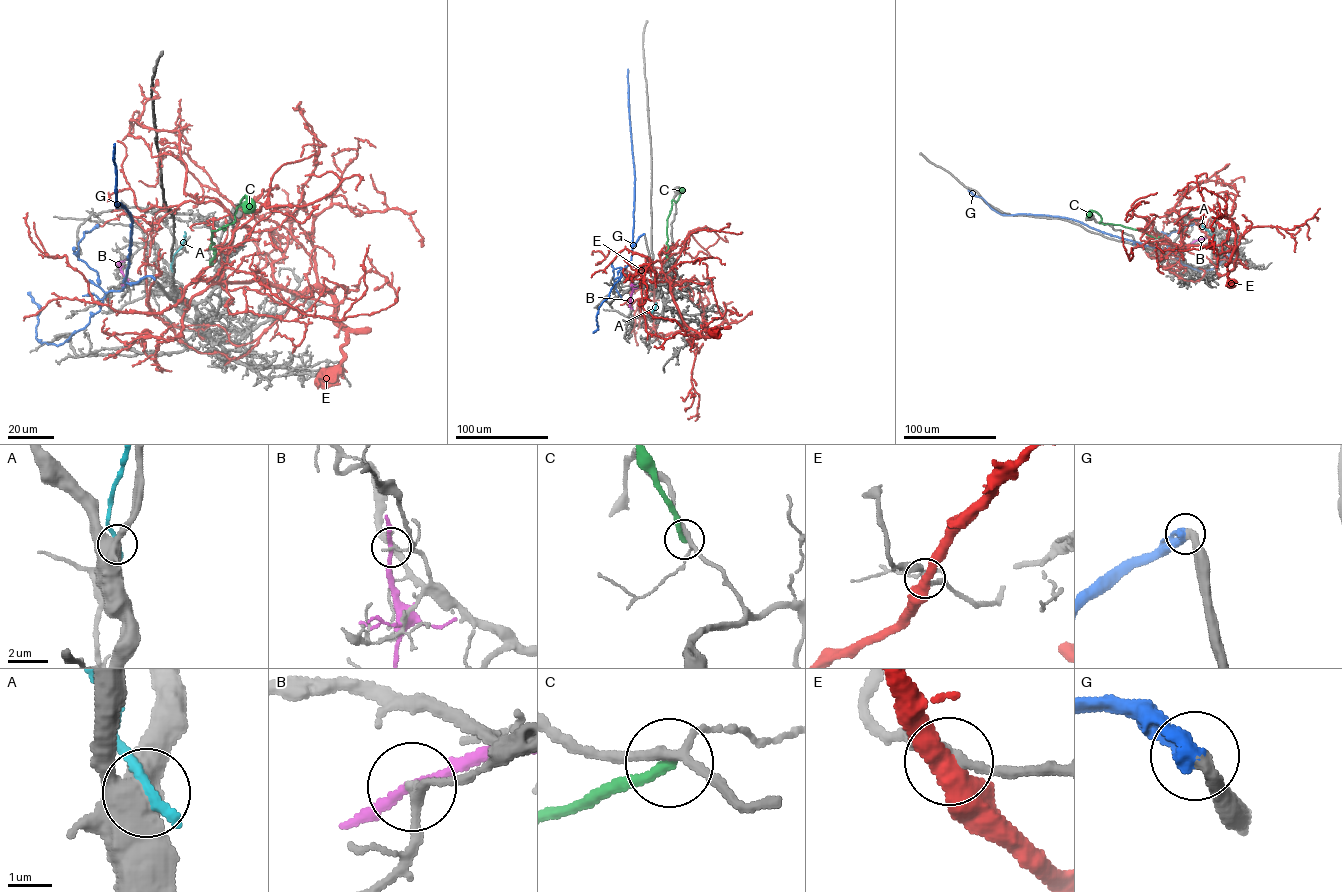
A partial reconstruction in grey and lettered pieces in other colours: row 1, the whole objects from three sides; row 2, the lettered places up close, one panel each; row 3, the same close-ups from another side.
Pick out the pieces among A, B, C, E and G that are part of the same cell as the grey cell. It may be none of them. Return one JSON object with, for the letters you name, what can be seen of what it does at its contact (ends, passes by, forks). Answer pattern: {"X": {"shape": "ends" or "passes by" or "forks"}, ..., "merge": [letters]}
{"G": {"shape": "ends"}, "merge": ["G"]}

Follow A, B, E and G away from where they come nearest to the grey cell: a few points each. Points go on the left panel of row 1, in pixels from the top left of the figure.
A: (172, 270), (173, 256), (183, 244), (184, 231)
B: (124, 286), (125, 278), (119, 264), (125, 259)
E: (215, 260), (199, 277), (296, 297), (249, 343), (158, 317), (147, 234), (129, 213), (96, 224)
G: (154, 278), (145, 276), (137, 282), (125, 282), (132, 222), (123, 206), (116, 204), (115, 143)

